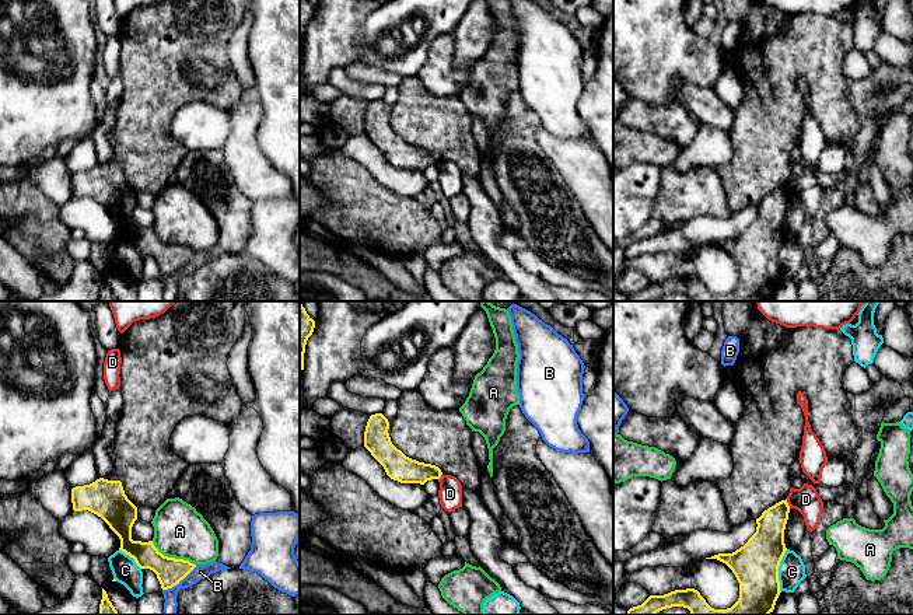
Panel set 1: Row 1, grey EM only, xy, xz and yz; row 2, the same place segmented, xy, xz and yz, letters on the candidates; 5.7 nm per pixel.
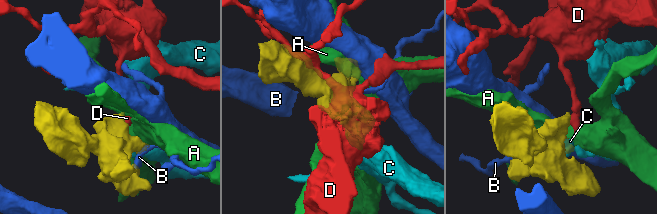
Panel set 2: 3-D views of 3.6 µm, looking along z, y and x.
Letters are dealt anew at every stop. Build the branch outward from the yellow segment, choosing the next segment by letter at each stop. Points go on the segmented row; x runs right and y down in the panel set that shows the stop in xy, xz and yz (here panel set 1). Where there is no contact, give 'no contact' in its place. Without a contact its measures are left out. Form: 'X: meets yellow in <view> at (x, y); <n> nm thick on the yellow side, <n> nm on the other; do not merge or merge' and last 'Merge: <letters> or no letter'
A: meets yellow in xy at (172, 558); 160 nm thick on the yellow side, 300 nm on the other; do not merge
B: meets yellow in xy at (179, 580); 160 nm thick on the yellow side, 80 nm on the other; do not merge
C: meets yellow in yz at (777, 570); 260 nm thick on the yellow side, 160 nm on the other; do not merge
D: meets yellow in yz at (787, 503); 180 nm thick on the yellow side, 150 nm on the other; do not merge
Merge: no letter

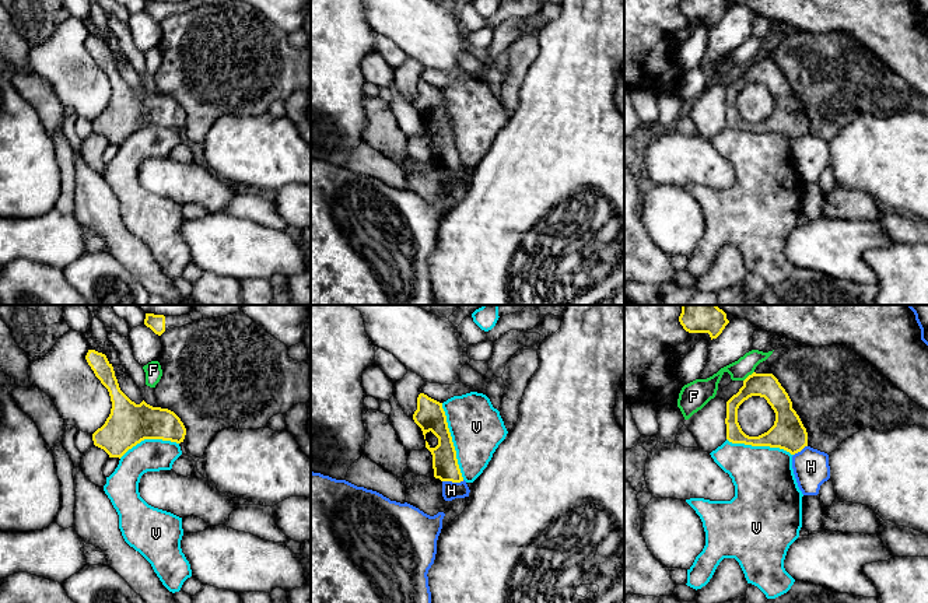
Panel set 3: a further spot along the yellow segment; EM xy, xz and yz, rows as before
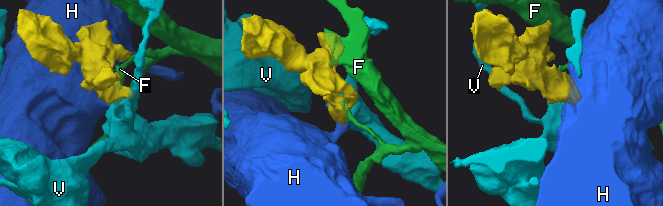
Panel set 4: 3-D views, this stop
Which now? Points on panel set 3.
F: meets yellow in yz at (748, 377); 140 nm thick on the yellow side, 120 nm on the other; do not merge
H: meets yellow in xz at (452, 481); 150 nm thick on the yellow side, 100 nm on the other; do not merge
V: meets yellow in xz at (451, 441); 170 nm thick on the yellow side, 300 nm on the other; do not merge
Merge: no letter

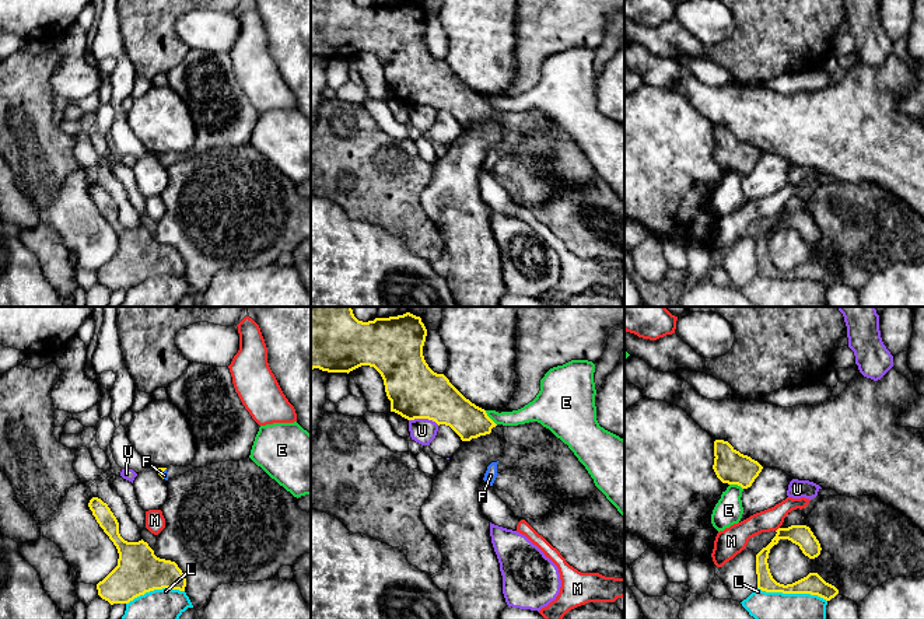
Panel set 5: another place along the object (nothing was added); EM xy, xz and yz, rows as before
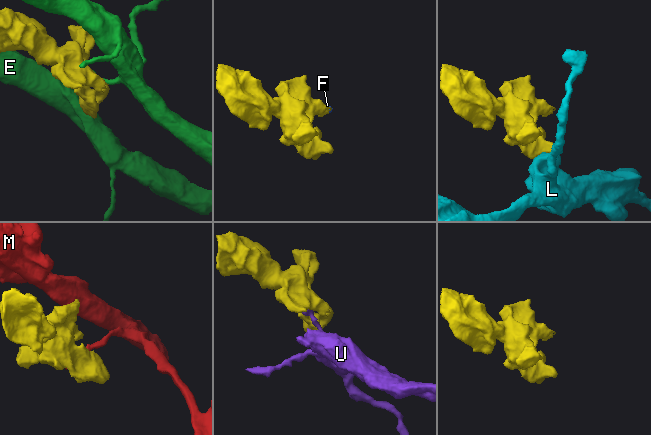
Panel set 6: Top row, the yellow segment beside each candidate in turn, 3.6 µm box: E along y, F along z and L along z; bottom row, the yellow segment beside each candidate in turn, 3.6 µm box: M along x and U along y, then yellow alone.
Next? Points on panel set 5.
E: meets yellow in xz at (489, 418); 220 nm thick on the yellow side, 110 nm on the other; do not merge
F: meets yellow in xy at (161, 474); 40 nm thick on the yellow side, 40 nm on the other; merge
L: meets yellow in yz at (793, 593); 120 nm thick on the yellow side, 160 nm on the other; do not merge
M: meets yellow in yz at (777, 530); 120 nm thick on the yellow side, 150 nm on the other; do not merge
U: meets yellow in xz at (424, 418); 300 nm thick on the yellow side, 140 nm on the other; do not merge
Merge: F

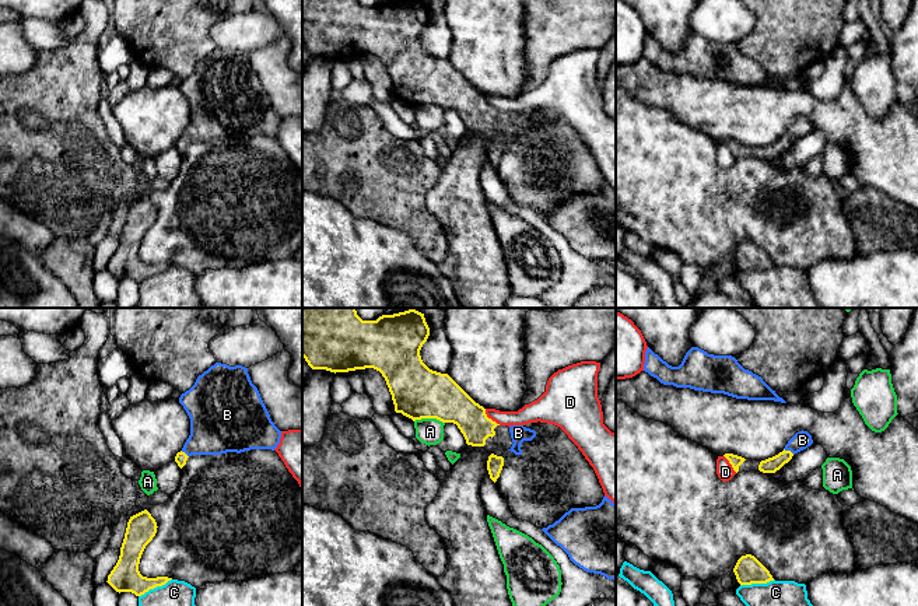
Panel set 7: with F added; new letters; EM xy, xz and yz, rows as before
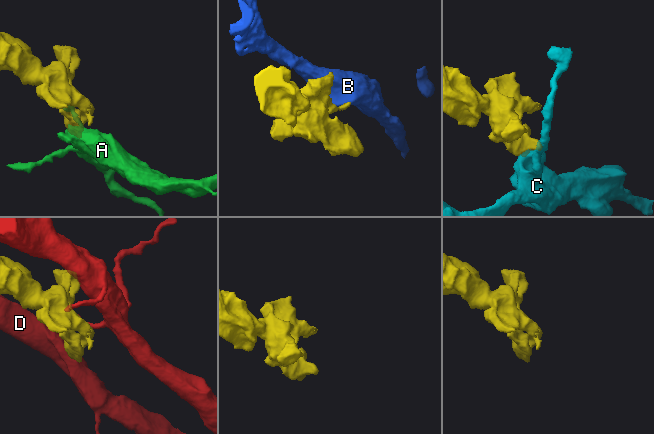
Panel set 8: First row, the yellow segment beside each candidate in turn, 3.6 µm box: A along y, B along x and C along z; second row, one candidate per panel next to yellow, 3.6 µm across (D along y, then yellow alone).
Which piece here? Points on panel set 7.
A: meets yellow in xz at (430, 417); 300 nm thick on the yellow side, 160 nm on the other; do not merge
B: meets yellow in yz at (789, 451); 90 nm thick on the yellow side, 100 nm on the other; merge
C: meets yellow in yz at (757, 582); 160 nm thick on the yellow side, 140 nm on the other; do not merge
D: meets yellow in xz at (490, 419); 220 nm thick on the yellow side, 110 nm on the other; do not merge
Merge: B

